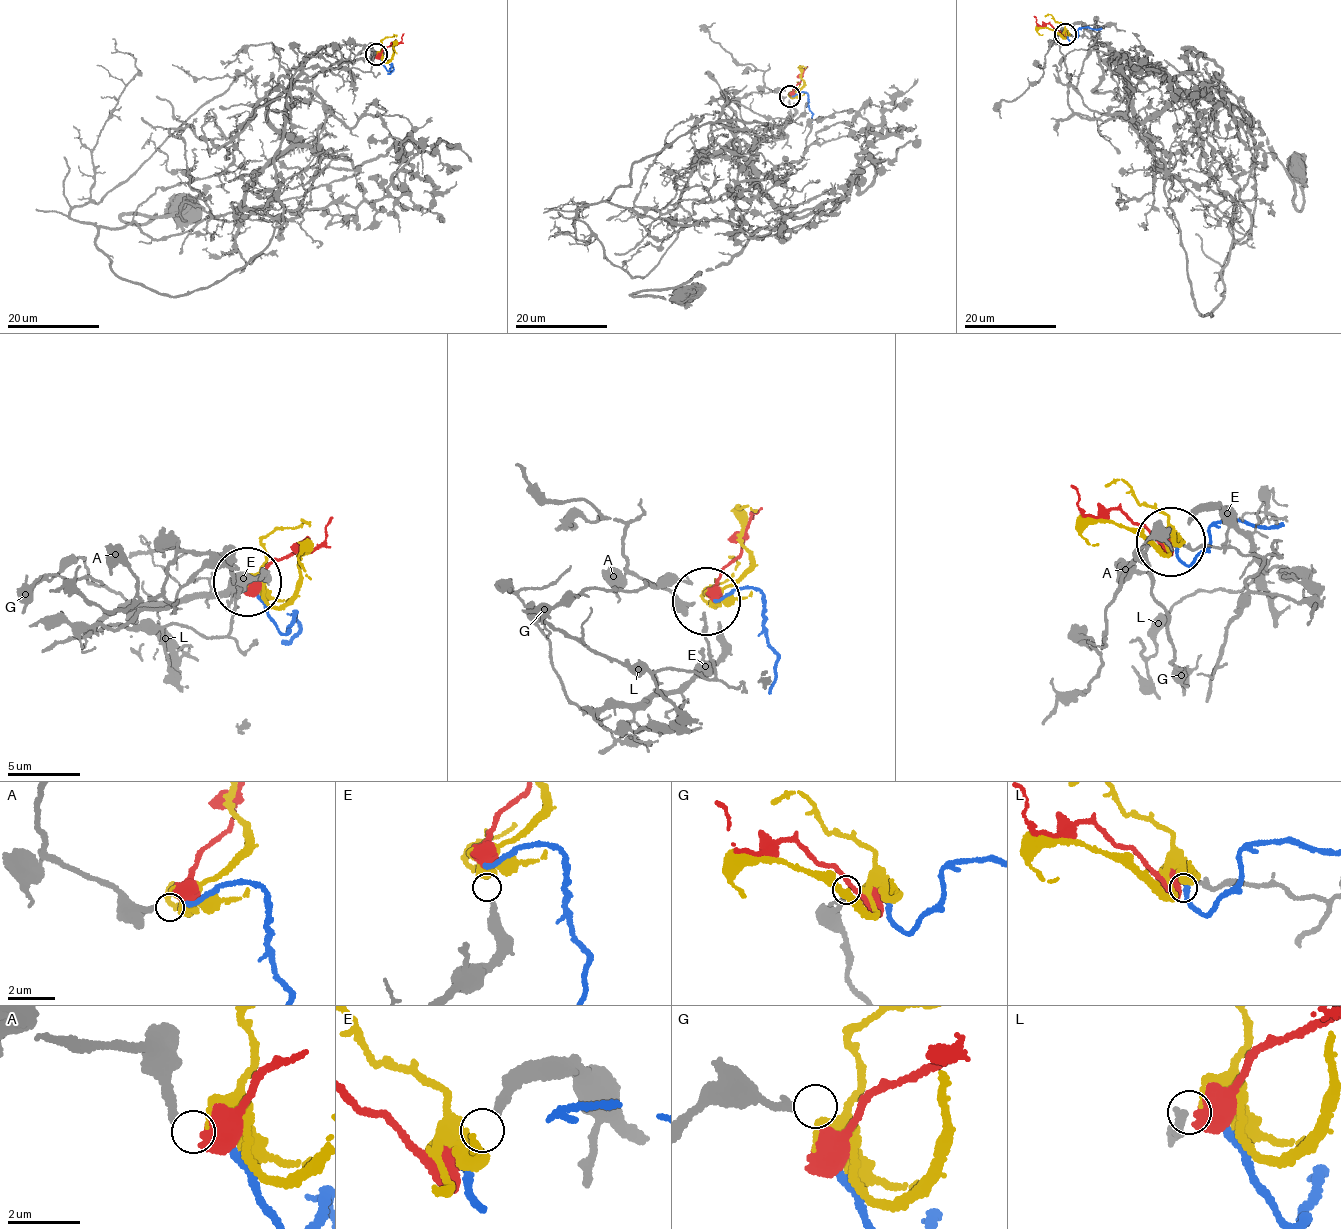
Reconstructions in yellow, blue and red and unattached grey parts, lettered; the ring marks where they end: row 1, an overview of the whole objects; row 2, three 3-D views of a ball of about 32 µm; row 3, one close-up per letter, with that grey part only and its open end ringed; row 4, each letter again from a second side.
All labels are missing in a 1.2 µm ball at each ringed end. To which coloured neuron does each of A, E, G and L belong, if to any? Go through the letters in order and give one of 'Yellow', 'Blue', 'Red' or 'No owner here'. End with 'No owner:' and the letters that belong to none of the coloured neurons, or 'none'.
A: Blue
E: Yellow
G: No owner here
L: Red
No owner: G

